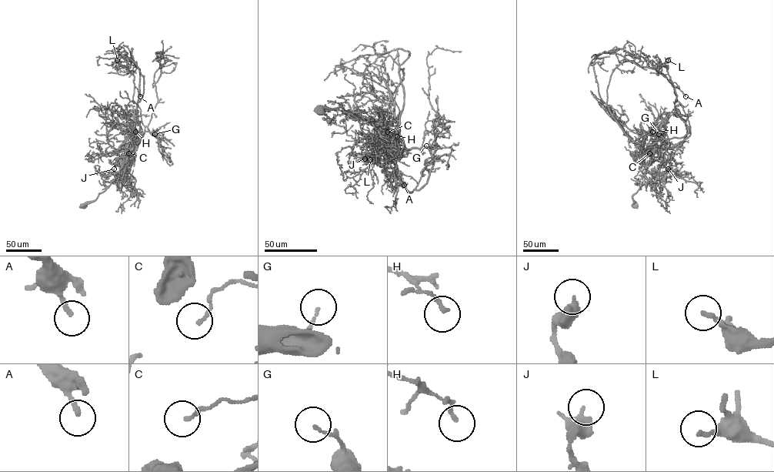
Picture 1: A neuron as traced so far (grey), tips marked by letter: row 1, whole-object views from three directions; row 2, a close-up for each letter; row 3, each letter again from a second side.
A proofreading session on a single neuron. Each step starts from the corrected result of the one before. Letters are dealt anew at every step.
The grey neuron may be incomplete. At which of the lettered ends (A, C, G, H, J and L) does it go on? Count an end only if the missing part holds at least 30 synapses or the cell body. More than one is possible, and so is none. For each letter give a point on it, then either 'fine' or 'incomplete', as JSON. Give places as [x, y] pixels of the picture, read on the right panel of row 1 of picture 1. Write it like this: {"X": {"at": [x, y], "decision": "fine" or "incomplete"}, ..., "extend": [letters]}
{"A": {"at": [685, 96], "decision": "fine"}, "C": {"at": [649, 153], "decision": "fine"}, "G": {"at": [658, 134], "decision": "fine"}, "H": {"at": [652, 132], "decision": "fine"}, "J": {"at": [668, 169], "decision": "fine"}, "L": {"at": [668, 60], "decision": "fine"}, "extend": []}

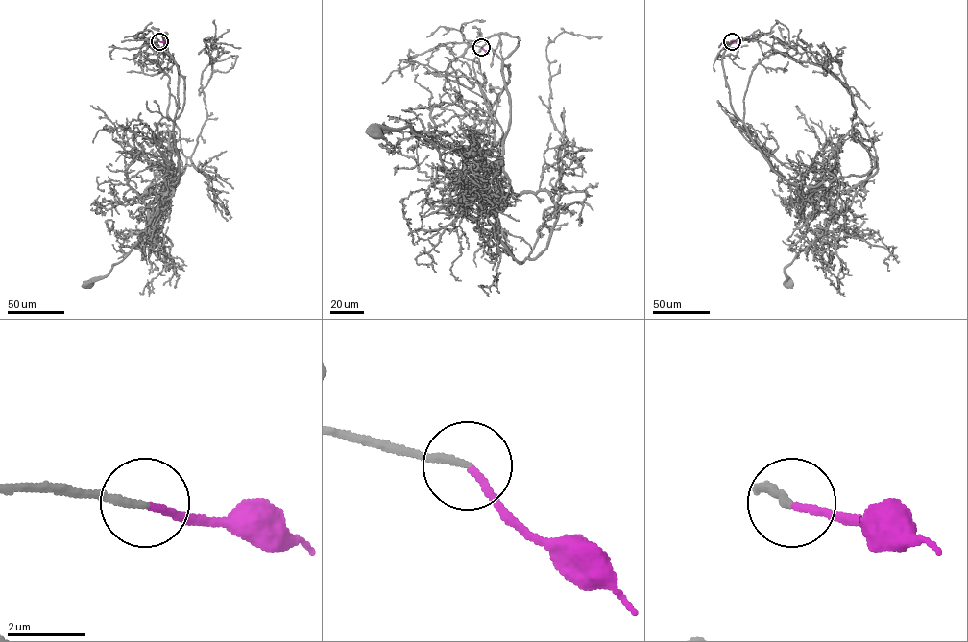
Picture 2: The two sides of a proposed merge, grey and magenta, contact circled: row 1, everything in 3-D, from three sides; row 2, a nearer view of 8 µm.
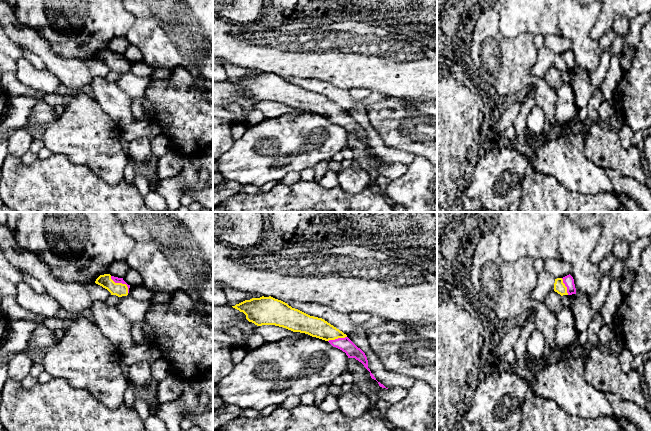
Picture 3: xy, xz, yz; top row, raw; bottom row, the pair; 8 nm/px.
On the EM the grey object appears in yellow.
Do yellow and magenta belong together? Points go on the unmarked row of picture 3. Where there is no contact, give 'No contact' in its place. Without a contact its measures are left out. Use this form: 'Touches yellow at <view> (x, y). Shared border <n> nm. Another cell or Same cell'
Touches yellow at xy (121, 59). Shared border 200 nm. Same cell

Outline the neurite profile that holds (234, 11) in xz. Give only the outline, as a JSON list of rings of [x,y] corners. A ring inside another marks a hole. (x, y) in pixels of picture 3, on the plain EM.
[[[213,0],[213,16],[230,23],[255,23],[265,13],[264,0]]]

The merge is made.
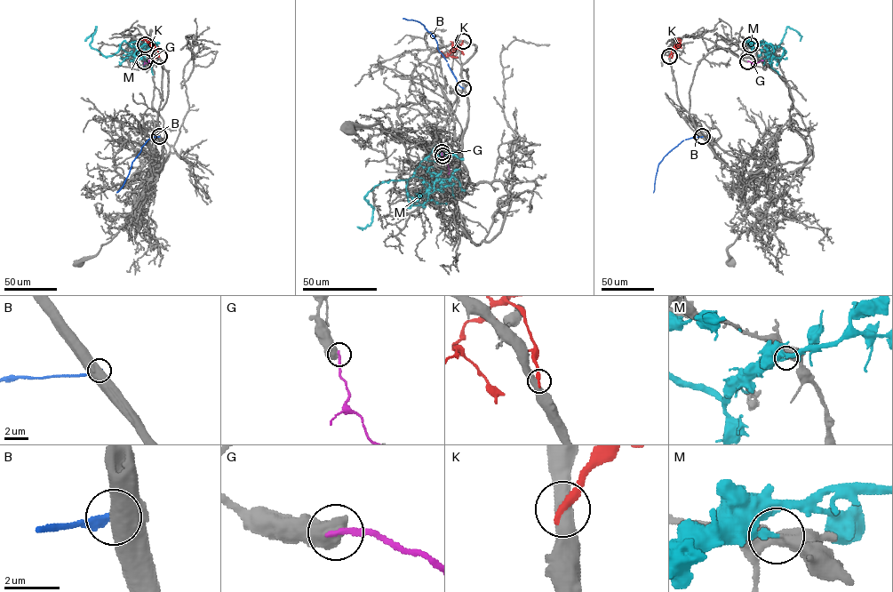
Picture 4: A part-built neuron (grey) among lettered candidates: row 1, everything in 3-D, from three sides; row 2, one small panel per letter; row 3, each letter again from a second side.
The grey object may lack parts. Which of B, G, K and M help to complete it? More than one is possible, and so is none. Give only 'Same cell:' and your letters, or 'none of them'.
Same cell: none of them

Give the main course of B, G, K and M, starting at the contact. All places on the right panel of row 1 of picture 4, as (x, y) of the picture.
B: (702, 136), (682, 140), (664, 156), (658, 164), (653, 192)
G: (747, 61), (755, 63), (763, 60)
K: (669, 56), (680, 42), (676, 39)
M: (750, 44), (753, 48), (752, 42), (764, 41), (768, 56), (777, 47), (788, 27), (799, 33), (800, 41)

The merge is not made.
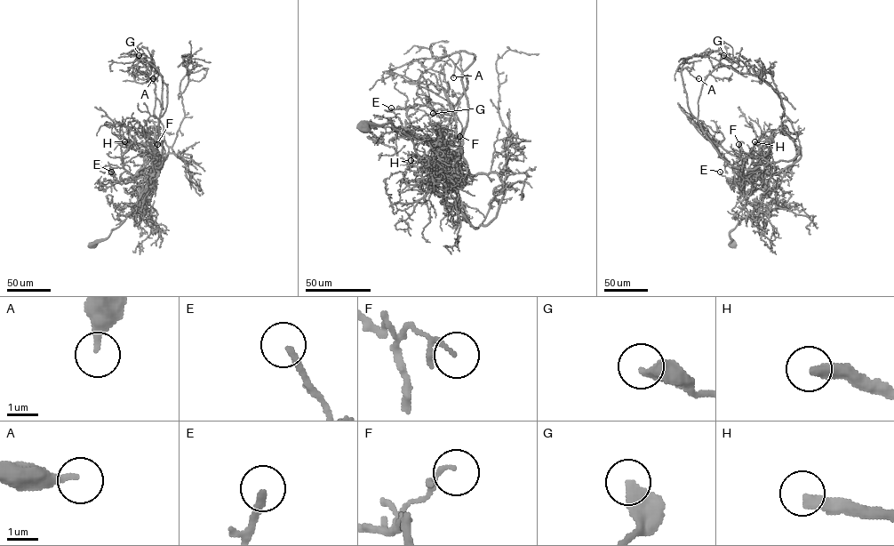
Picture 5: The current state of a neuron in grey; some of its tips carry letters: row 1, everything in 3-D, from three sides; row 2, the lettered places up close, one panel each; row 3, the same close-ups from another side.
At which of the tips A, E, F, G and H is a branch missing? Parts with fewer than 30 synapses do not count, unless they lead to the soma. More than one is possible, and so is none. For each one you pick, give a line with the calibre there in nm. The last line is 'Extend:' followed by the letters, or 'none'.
E: calibre 220 nm
H: calibre 380 nm
Extend: E, H

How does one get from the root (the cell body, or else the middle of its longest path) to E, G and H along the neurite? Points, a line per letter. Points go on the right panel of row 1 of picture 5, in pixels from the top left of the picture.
E: (732, 244), (730, 233), (757, 207), (746, 197), (740, 177), (731, 182), (720, 172)
G: (732, 244), (757, 208), (747, 171), (698, 119), (706, 76), (738, 65), (723, 55)
H: (732, 244), (730, 233), (755, 210), (765, 194), (757, 167), (759, 146), (754, 141)

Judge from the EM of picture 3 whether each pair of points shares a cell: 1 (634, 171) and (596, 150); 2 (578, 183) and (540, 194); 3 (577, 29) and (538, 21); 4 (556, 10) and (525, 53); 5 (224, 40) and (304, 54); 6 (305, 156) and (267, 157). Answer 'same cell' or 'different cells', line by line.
1: same cell
2: different cells
3: same cell
4: different cells
5: same cell
6: same cell

